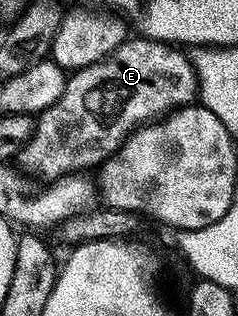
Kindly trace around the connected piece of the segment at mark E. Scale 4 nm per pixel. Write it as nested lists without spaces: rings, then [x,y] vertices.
[[[127,39],[115,53],[100,63],[71,72],[66,78],[64,95],[52,103],[43,113],[37,114],[34,133],[30,141],[19,151],[16,161],[27,178],[39,177],[42,183],[53,183],[61,177],[81,174],[101,166],[134,130],[159,117],[183,109],[199,96],[198,77],[189,56],[181,48],[164,45],[159,41]]]

